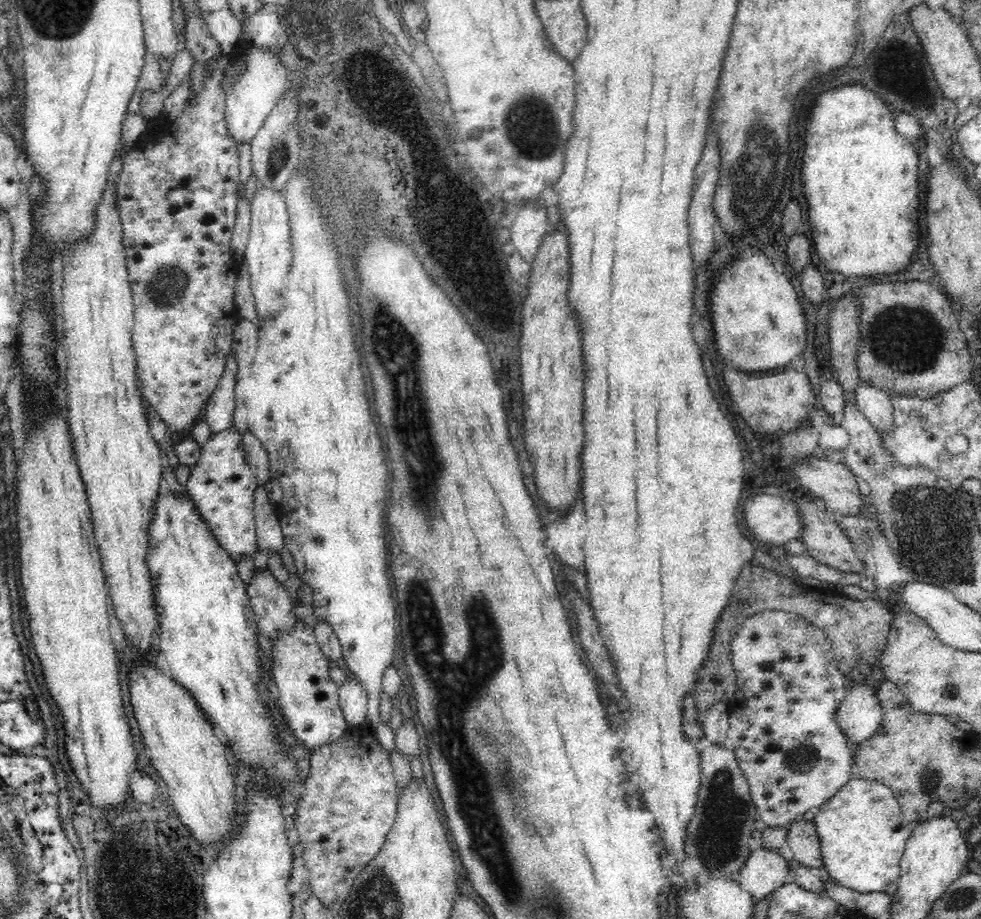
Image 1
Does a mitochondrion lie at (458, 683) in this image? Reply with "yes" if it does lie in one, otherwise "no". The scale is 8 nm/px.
yes

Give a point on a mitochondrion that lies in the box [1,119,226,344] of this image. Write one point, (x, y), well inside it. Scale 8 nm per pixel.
(167, 287)

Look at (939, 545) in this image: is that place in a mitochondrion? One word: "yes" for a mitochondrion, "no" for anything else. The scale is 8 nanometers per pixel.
yes

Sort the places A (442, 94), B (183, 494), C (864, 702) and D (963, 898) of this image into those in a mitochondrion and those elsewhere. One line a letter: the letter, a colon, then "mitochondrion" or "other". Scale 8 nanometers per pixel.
A: other
B: other
C: other
D: mitochondrion

